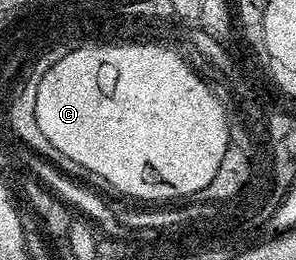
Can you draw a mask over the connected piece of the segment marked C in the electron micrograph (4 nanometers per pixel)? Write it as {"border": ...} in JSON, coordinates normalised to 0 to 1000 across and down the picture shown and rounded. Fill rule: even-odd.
{"border":[[[466,169],[436,192],[328,192],[324,185],[291,185],[230,215],[233,231],[206,231],[206,242],[179,254],[176,273],[149,288],[132,315],[132,346],[118,377],[118,454],[132,469],[132,500],[152,504],[166,538],[206,569],[206,585],[233,585],[247,615],[274,615],[274,631],[301,631],[314,662],[341,662],[341,677],[368,677],[395,723],[443,731],[459,754],[480,762],[514,762],[537,754],[551,777],[588,777],[608,754],[652,762],[666,742],[679,742],[726,685],[726,654],[740,654],[740,619],[753,612],[753,592],[770,577],[774,485],[760,415],[736,385],[723,342],[642,250],[622,212],[595,215],[581,181],[557,181],[551,169]]]}

